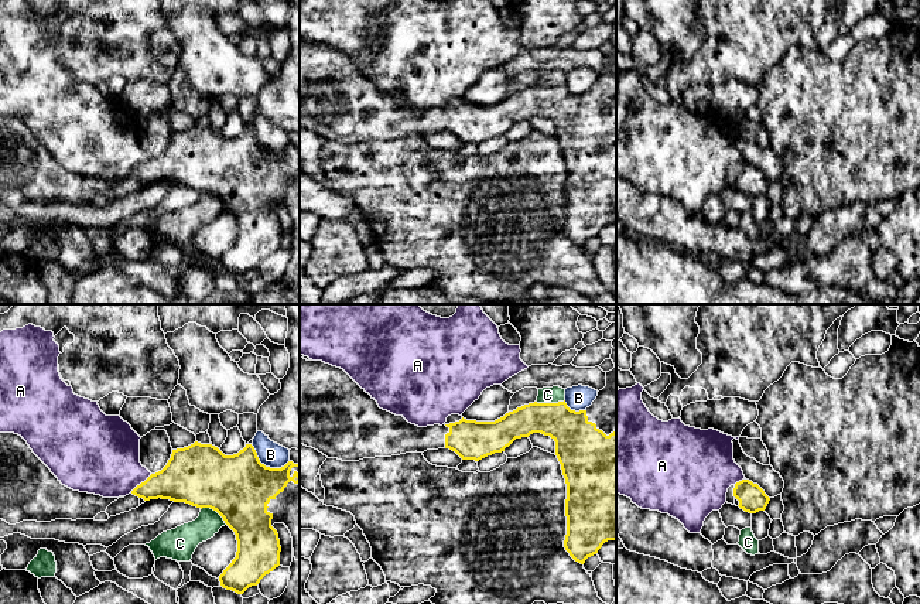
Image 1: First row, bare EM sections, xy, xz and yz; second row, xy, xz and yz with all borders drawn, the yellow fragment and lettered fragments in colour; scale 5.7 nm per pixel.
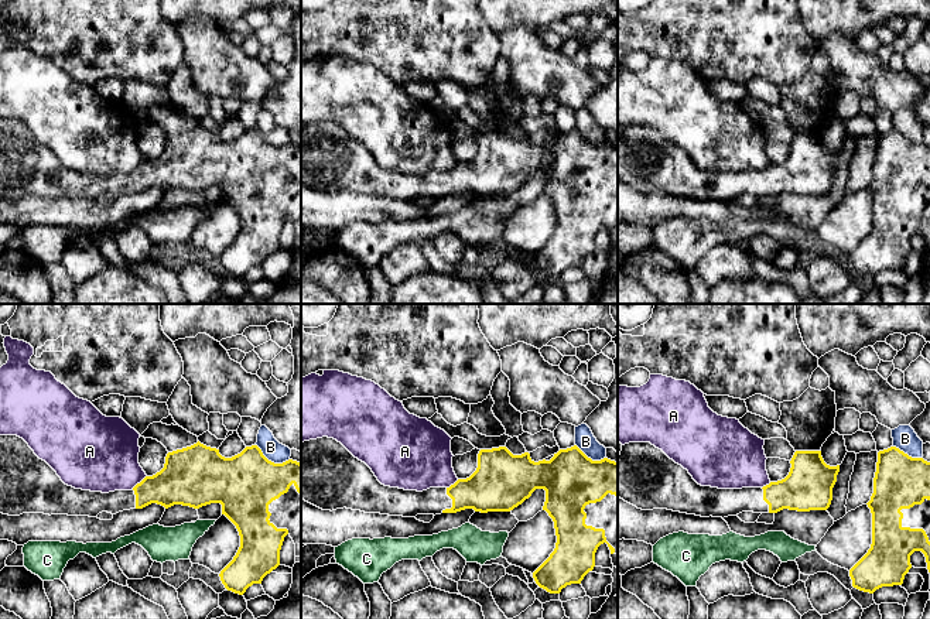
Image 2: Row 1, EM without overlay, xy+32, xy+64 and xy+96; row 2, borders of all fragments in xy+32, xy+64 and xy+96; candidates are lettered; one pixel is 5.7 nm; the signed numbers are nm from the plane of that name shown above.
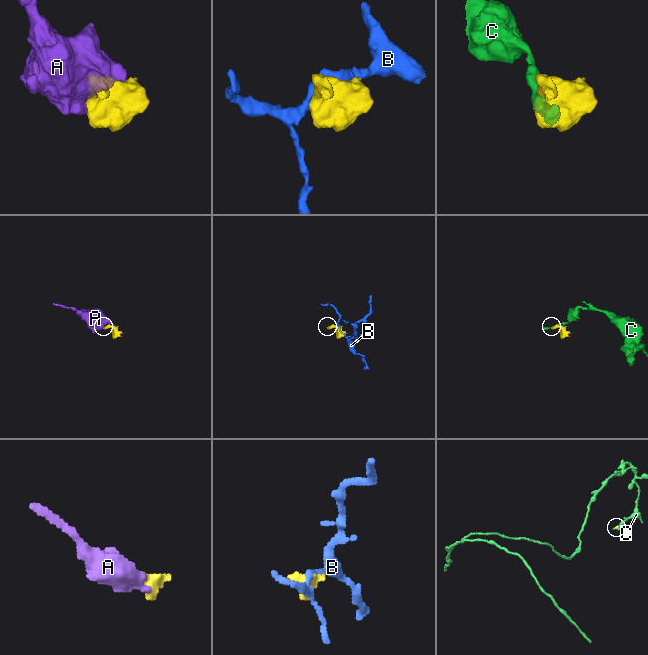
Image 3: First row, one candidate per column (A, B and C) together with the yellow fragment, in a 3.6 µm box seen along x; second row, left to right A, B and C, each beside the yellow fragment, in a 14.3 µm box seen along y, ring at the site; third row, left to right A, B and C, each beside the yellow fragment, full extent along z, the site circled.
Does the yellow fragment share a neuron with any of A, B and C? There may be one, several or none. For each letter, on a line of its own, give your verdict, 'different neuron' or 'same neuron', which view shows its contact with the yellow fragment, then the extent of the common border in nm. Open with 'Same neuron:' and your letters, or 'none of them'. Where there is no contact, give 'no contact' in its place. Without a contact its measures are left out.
Same neuron: none of them
A: different neuron; meets yellow in xy; contact 170 nm long
B: different neuron; meets yellow in xy; contact 240 nm long
C: different neuron; meets yellow in xy; contact 180 nm long

